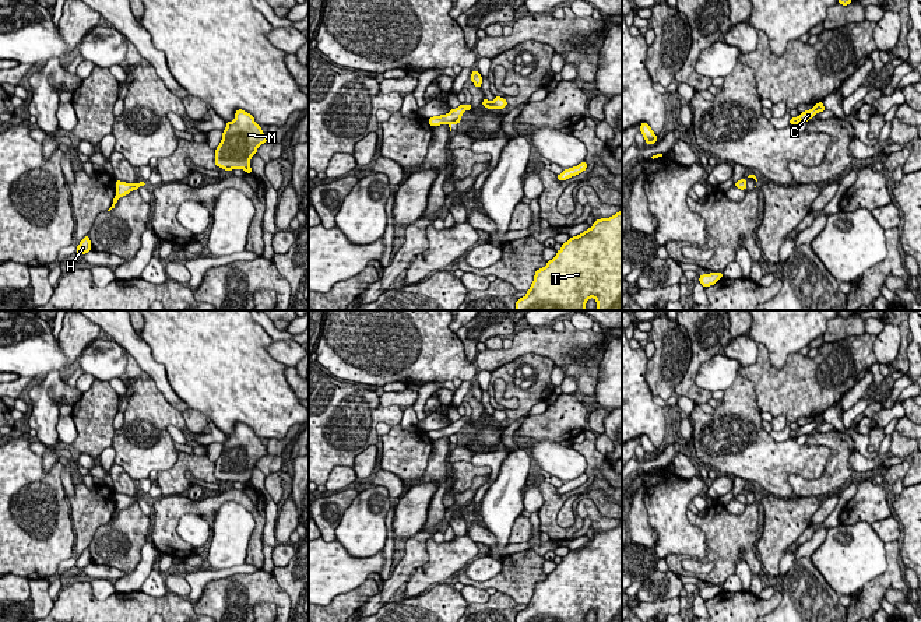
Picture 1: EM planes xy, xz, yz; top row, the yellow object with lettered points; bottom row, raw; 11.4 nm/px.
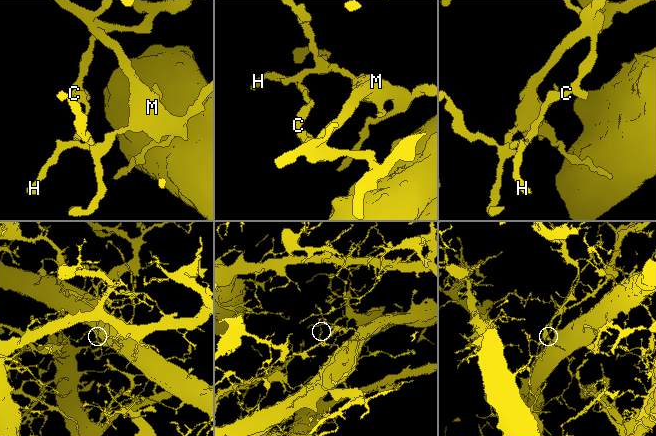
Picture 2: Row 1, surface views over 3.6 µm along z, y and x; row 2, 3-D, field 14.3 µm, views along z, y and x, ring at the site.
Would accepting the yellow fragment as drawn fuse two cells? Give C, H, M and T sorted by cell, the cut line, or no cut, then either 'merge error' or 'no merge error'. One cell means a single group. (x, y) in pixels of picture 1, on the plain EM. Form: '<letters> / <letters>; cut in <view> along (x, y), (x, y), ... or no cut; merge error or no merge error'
C / H M T; cut in xz along (459, 434), (453, 434), (449, 438); merge error

